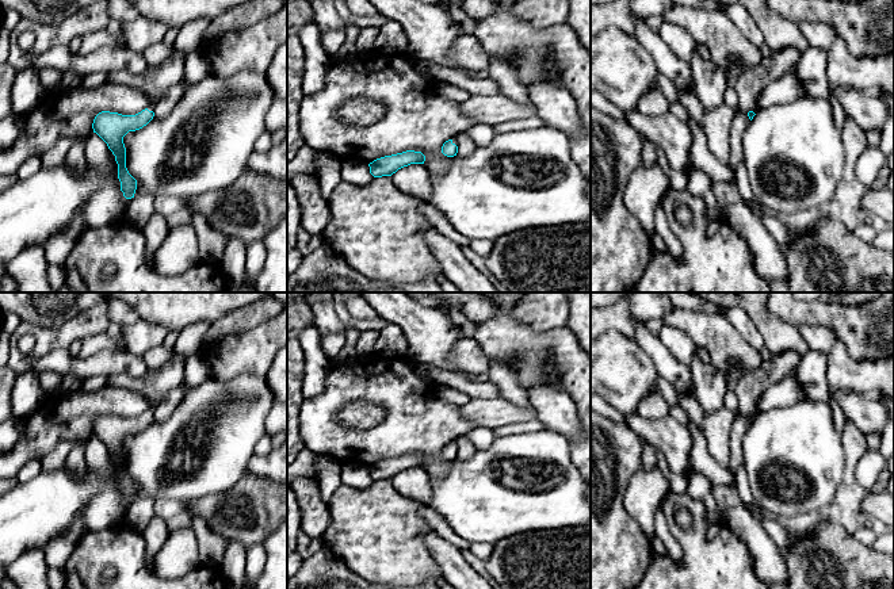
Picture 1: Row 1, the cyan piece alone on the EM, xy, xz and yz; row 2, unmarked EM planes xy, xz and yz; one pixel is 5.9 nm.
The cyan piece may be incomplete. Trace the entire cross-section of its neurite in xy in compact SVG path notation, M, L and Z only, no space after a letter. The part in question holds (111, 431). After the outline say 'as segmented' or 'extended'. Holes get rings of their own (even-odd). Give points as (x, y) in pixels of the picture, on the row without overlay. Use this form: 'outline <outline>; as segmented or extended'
outline M175 351L172 359L163 368L148 370L137 378L127 374L115 374L108 378L111 386L137 391L150 402L150 408L135 418L102 414L95 420L92 427L93 436L107 447L115 459L121 494L126 502L134 501L137 483L126 471L123 440L129 435L135 435L146 429L154 420L153 412L161 398L184 383L186 357L186 355Z; extended

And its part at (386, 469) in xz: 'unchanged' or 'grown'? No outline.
unchanged

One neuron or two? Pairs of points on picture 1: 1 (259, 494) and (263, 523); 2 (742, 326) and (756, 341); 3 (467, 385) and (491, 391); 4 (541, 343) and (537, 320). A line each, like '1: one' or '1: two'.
1: one
2: one
3: one
4: two

